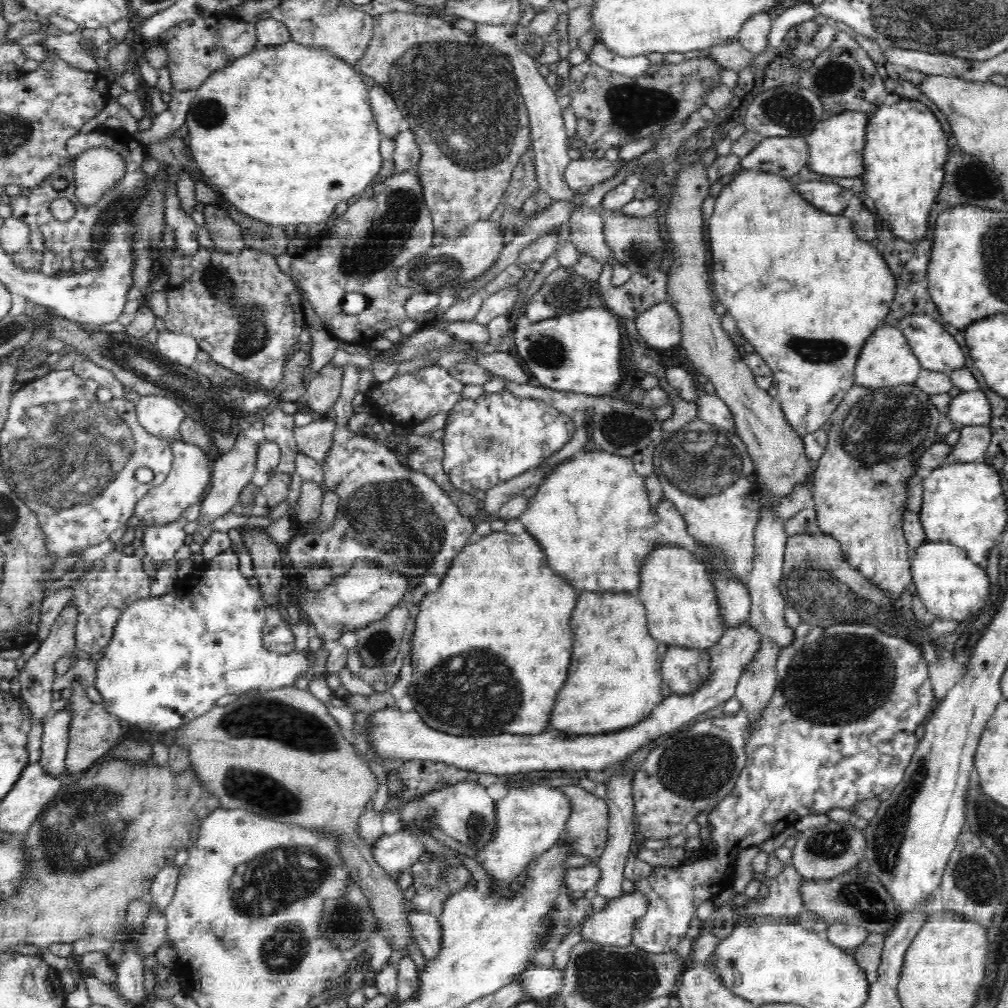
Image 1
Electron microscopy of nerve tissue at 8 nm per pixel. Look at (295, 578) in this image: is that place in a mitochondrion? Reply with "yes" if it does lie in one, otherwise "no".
no

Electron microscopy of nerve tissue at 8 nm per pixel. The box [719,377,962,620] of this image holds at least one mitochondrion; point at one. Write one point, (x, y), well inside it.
(881, 424)

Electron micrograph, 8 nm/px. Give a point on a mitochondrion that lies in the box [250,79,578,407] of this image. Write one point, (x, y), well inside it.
(383, 221)

